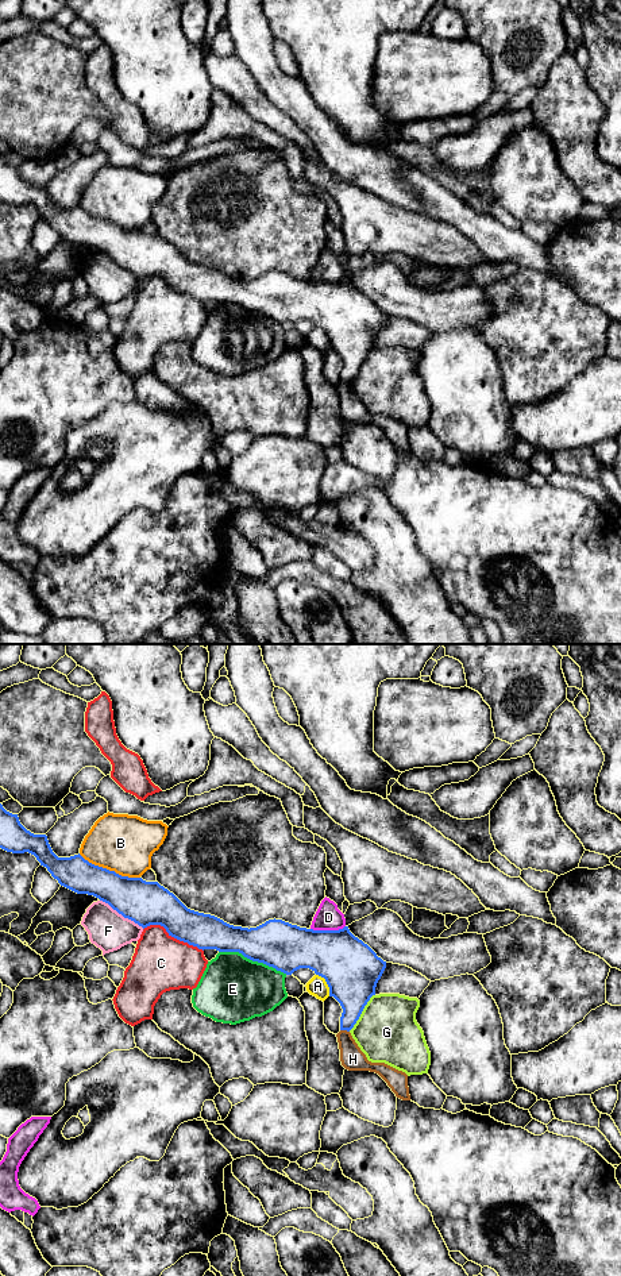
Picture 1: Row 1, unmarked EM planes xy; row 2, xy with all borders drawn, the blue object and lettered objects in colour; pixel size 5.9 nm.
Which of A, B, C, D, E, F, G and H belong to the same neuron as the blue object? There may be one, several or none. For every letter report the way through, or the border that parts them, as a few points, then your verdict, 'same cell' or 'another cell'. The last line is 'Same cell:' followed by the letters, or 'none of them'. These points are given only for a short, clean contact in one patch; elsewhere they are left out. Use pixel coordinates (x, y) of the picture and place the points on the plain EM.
A: along xy (316, 326), (324, 331), (330, 347) | another cell
B: another cell
C: another cell
D: along xy (344, 277), (338, 281), (311, 281) | another cell
E: another cell
F: another cell
G: another cell
H: along xy (340, 381), (348, 384) | another cell
Same cell: none of them

